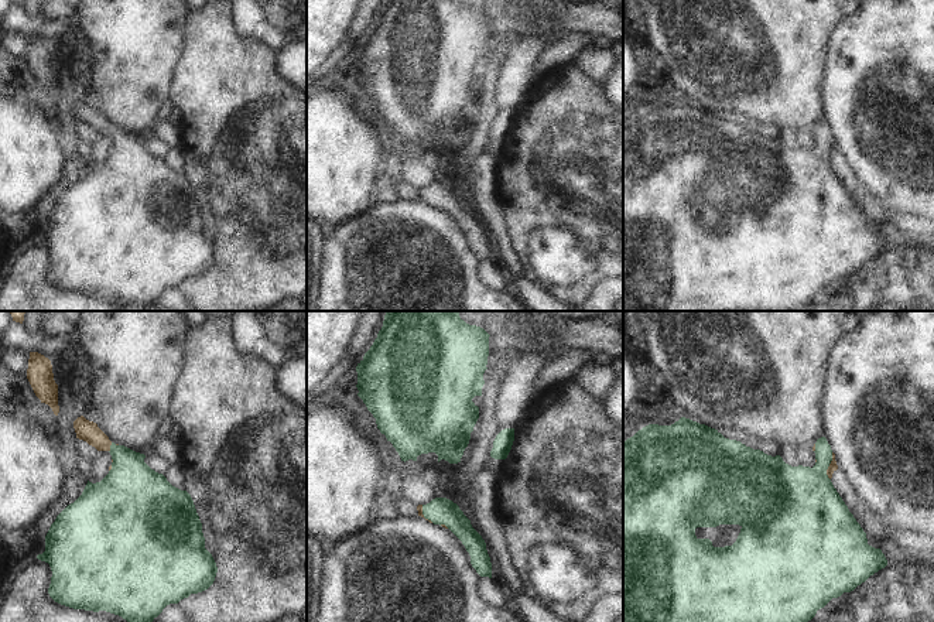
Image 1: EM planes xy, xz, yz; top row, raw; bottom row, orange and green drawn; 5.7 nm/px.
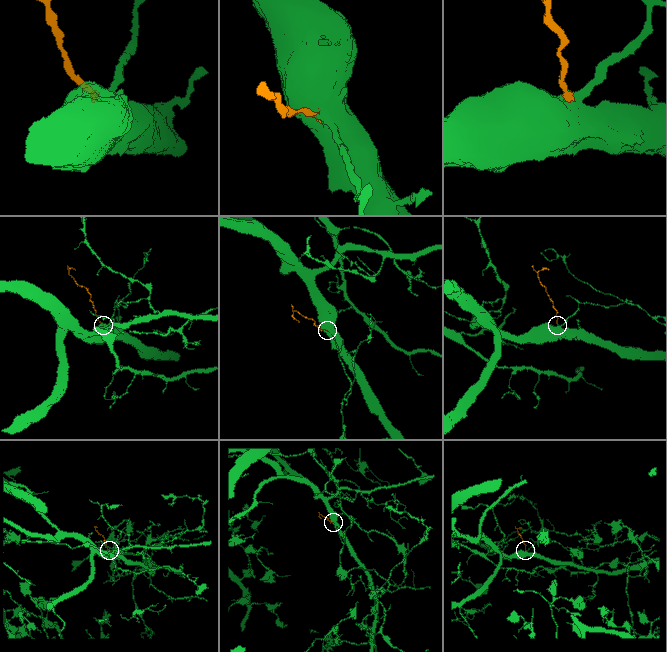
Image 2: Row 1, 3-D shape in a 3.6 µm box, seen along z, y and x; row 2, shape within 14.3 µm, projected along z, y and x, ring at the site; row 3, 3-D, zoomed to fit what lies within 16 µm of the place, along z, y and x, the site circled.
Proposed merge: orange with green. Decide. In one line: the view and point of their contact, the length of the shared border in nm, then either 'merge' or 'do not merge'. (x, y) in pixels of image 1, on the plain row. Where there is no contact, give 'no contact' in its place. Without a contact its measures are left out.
yz (828, 150) | 160 nm | merge

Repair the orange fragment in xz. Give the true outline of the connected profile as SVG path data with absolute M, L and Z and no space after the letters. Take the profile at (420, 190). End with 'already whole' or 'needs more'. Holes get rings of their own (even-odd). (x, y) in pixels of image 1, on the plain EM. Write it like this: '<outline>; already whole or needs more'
M435 181L427 188L418 188L417 194L418 199L430 206L449 212L465 229L476 256L480 260L492 262L492 246L486 226L456 187L447 181Z; needs more

